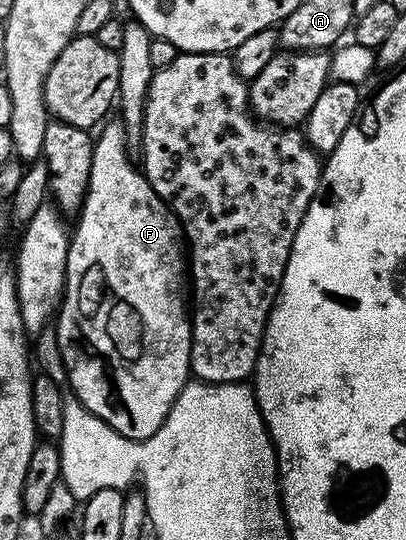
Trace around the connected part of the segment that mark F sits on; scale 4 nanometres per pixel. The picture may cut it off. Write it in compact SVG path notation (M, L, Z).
M121 121L109 122L94 138L86 199L68 238L66 284L56 314L56 333L62 362L66 365L66 382L74 389L73 397L88 412L100 416L100 420L120 432L120 436L143 442L164 424L176 396L180 396L191 377L188 254L184 249L182 223L152 188L145 173L130 163L131 151Z

